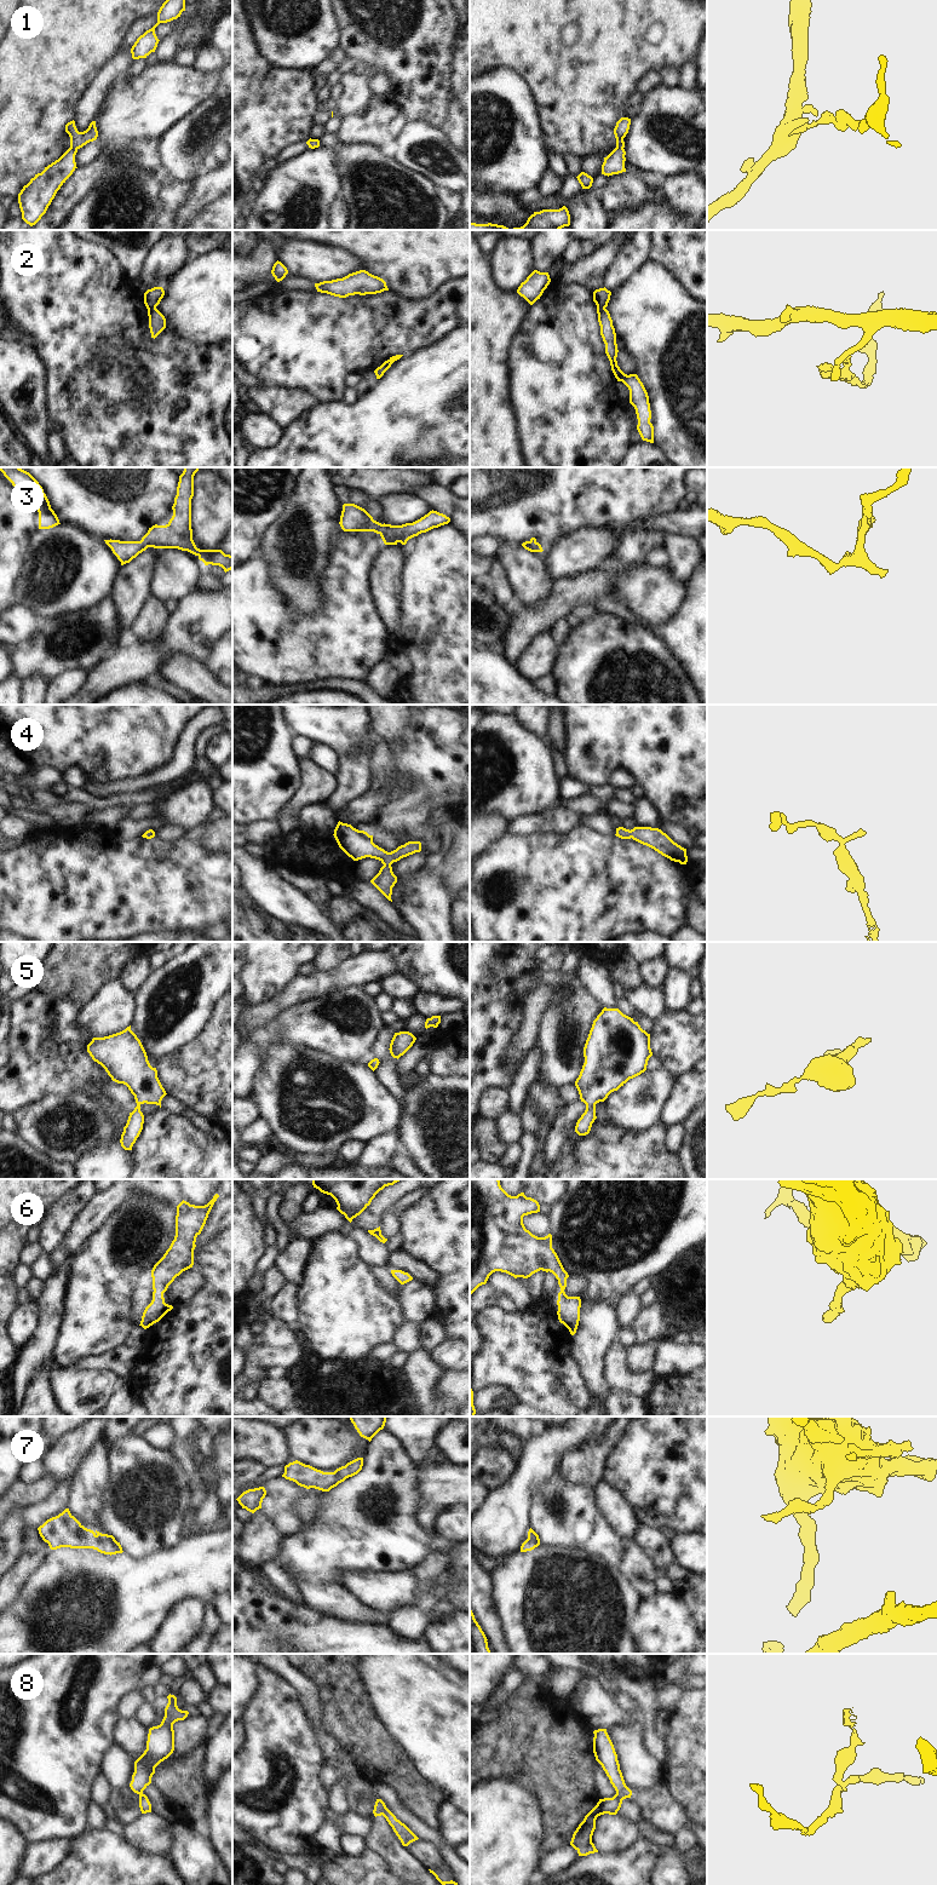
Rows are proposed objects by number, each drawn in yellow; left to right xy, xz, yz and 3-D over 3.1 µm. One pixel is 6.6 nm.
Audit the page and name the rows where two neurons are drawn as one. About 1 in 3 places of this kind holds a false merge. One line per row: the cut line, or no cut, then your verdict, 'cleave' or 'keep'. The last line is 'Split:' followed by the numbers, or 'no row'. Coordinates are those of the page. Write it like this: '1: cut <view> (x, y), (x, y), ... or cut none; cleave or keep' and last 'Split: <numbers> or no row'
1: cut none; keep
2: cut xy (155, 306), (148, 309); cleave
3: cut none; keep
4: cut none; keep
5: cut none; keep
6: cut none; keep
7: cut none; keep
8: cut xz (377, 1799), (383, 1814); cleave
Split: 2, 8

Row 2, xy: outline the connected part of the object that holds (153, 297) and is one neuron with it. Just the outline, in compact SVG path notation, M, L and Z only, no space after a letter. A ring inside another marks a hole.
M154 287L144 293L144 304L146 309L156 308L165 295L162 287Z

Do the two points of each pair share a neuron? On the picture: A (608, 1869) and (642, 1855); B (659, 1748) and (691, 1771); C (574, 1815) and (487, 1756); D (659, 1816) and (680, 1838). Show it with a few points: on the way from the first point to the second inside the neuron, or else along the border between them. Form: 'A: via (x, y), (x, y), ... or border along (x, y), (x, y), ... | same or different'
A: via (616, 1869), (627, 1869), (633, 1863) | same
B: border along (666, 1739), (666, 1763), (664, 1765) | different
C: via (552, 1793), (515, 1756), (509, 1756) | same
D: border along (687, 1823), (673, 1835) | different

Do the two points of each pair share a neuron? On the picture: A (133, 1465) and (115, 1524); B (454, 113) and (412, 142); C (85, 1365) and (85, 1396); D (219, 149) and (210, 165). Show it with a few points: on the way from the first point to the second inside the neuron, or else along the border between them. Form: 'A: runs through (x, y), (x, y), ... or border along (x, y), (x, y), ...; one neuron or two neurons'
A: runs through (133, 1480), (133, 1506), (130, 1510); one neuron
B: border along (440, 128), (456, 147); two neurons
C: border along (73, 1367), (113, 1372); two neurons
D: runs through (219, 153), (212, 161); one neuron

